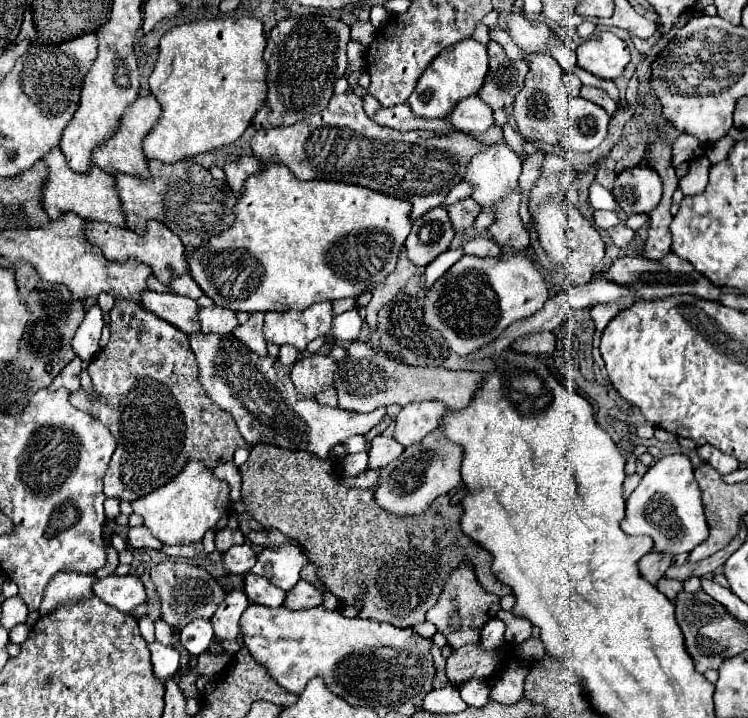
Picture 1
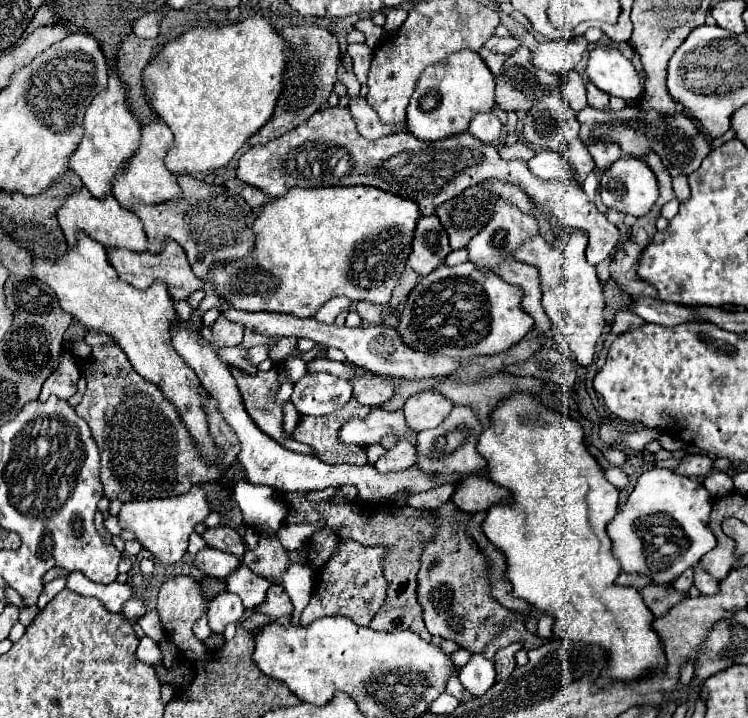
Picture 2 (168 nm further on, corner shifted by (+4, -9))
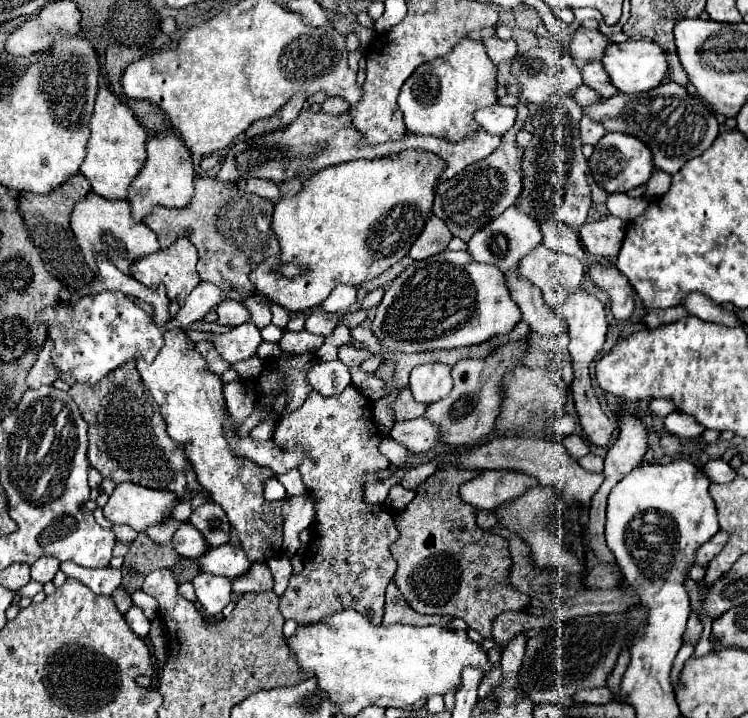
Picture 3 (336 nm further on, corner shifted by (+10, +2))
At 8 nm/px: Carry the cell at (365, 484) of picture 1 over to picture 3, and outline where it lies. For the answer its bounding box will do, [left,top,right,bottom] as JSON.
[392,388,426,422]

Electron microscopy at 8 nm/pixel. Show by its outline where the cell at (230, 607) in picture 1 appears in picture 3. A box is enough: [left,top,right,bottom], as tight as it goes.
[192,572,232,616]

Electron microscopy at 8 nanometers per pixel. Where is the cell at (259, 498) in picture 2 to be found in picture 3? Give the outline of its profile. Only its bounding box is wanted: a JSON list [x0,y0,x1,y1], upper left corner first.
[264,476,286,502]

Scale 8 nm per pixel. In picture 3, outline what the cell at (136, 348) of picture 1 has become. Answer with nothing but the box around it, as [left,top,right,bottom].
[68,362,190,494]

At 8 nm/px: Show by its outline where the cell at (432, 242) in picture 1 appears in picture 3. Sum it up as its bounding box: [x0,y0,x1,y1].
[408,214,452,260]

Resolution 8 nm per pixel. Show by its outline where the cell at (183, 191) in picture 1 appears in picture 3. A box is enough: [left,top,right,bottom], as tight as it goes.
[146,176,280,294]

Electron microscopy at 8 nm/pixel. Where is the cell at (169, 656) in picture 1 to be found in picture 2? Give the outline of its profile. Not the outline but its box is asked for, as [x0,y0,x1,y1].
[136,637,162,667]

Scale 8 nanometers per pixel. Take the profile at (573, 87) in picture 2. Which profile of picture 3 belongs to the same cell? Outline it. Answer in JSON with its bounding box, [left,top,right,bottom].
[572,84,602,106]

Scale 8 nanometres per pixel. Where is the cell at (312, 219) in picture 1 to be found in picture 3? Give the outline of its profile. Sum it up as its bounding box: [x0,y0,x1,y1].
[250,152,444,312]

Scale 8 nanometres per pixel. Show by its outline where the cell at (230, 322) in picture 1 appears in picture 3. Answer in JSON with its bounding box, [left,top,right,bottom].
[216,300,250,328]

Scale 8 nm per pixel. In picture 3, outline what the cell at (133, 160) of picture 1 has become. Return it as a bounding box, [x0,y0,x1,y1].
[128,134,194,220]

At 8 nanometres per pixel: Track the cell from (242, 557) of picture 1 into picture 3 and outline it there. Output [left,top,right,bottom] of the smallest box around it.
[172,524,210,560]

